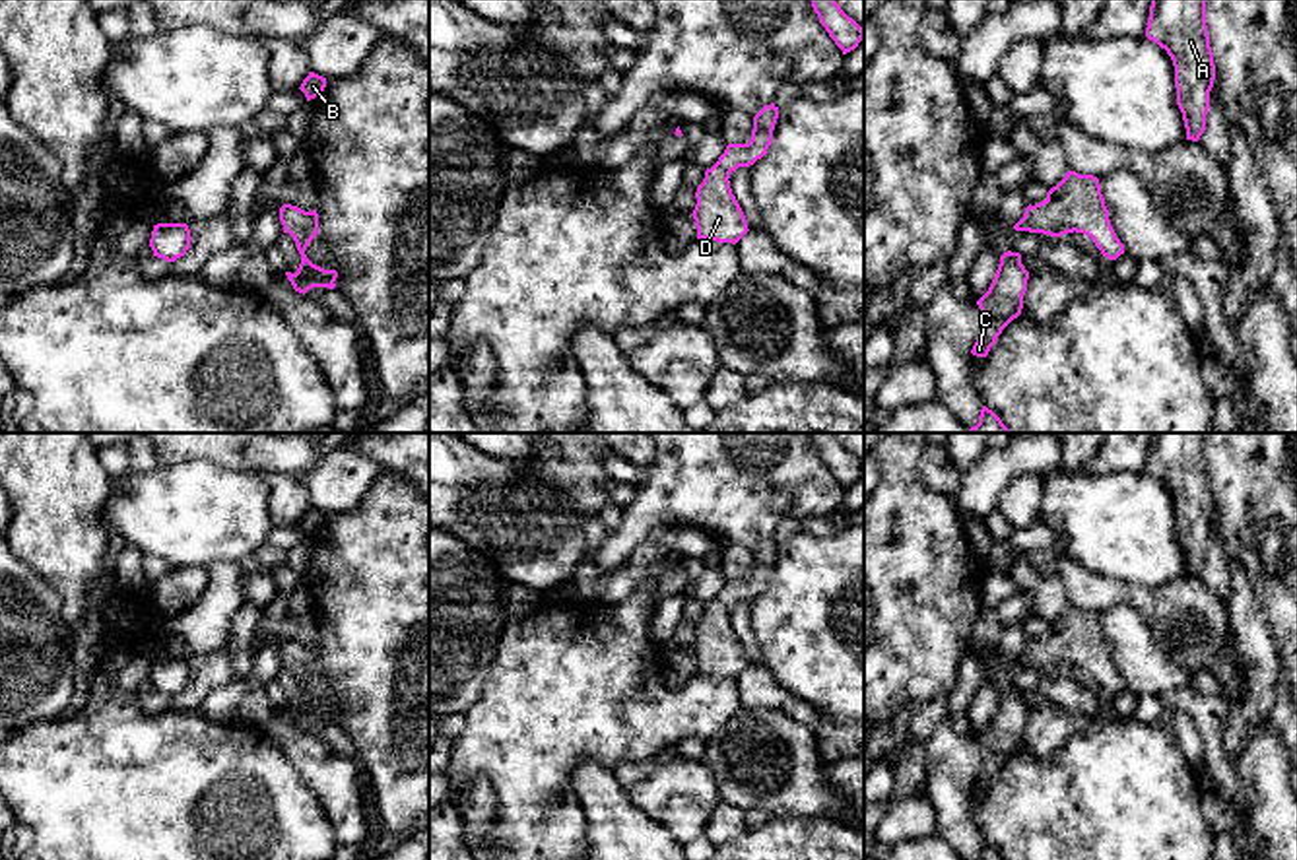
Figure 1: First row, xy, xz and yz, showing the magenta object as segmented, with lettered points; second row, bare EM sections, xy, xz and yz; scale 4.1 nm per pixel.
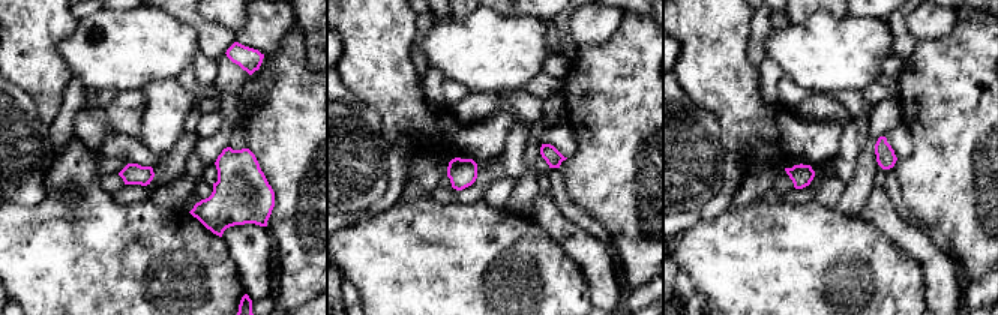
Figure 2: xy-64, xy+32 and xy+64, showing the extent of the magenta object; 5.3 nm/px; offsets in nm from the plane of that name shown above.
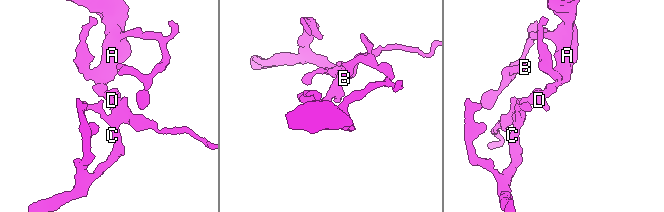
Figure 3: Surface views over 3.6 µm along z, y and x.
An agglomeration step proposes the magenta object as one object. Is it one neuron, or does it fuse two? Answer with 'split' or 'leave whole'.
leave whole

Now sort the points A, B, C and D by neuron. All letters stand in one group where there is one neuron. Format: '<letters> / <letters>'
A B C D

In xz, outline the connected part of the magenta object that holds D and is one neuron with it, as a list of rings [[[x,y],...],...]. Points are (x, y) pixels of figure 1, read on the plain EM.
[[[775,538],[765,540],[753,551],[751,575],[748,579],[728,579],[718,596],[705,606],[691,648],[697,674],[736,679],[749,666],[728,613],[738,602],[749,602],[767,588],[777,553],[779,542]]]

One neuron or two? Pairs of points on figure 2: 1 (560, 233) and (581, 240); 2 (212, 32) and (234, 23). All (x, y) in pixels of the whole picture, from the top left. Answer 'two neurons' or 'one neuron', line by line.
1: one neuron
2: two neurons

